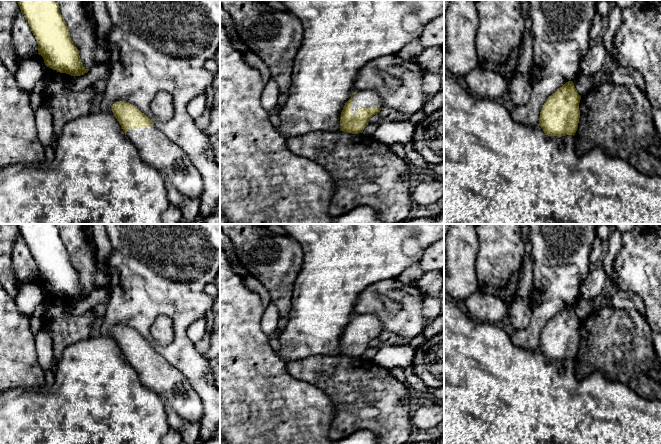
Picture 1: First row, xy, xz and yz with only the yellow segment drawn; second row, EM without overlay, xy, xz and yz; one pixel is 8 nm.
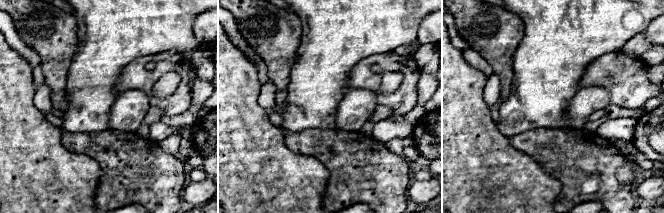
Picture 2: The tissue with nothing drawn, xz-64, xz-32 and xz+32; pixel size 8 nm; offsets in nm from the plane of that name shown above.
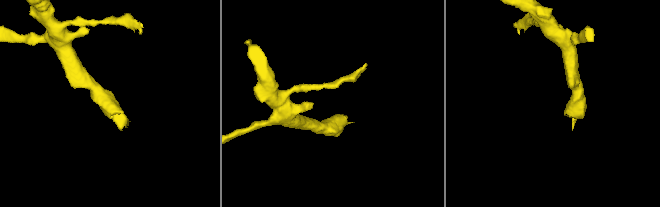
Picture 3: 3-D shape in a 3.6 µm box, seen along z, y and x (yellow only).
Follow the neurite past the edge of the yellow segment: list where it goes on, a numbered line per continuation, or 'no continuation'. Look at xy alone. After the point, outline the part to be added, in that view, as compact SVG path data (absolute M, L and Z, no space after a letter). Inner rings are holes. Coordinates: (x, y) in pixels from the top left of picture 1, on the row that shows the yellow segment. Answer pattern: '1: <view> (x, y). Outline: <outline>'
1: xy (154, 147). Outline: M155 125L149 126L146 129L129 128L126 135L136 146L141 159L147 165L165 175L179 193L191 199L199 198L203 195L204 182L197 168L185 152Z

